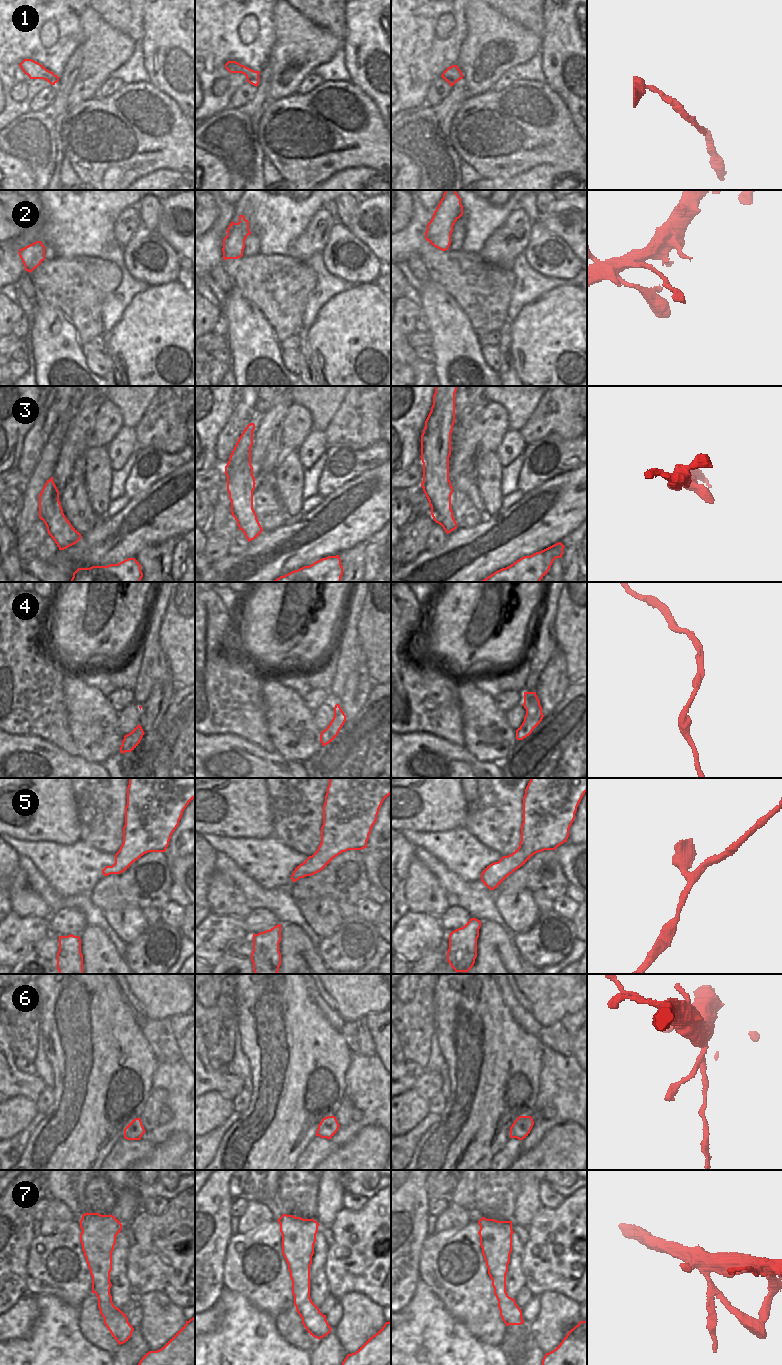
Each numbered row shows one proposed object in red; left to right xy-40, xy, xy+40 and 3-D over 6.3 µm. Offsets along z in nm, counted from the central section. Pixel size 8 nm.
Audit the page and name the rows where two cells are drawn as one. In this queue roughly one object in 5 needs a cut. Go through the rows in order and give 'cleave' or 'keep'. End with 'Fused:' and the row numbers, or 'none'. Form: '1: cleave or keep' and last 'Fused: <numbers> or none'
1: keep
2: keep
3: keep
4: keep
5: keep
6: keep
7: keep
Fused: none

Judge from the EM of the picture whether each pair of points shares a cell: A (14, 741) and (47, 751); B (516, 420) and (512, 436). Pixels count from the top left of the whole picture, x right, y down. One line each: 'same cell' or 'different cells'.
A: same cell
B: different cells

